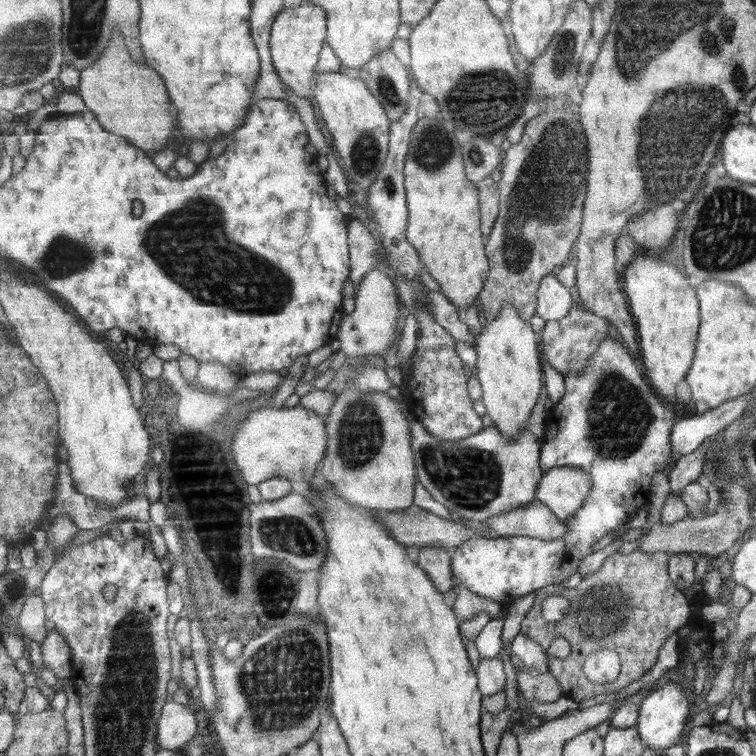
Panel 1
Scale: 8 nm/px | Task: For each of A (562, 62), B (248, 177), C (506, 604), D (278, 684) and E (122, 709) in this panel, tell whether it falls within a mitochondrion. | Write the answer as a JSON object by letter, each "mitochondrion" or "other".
{"A":"mitochondrion","B":"other","C":"other","D":"mitochondrion","E":"mitochondrion"}

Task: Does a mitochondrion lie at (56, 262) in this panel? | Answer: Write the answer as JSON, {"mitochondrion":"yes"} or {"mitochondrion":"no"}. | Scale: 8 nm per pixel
{"mitochondrion":"yes"}

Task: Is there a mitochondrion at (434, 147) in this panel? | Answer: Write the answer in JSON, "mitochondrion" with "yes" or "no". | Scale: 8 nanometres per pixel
{"mitochondrion":"yes"}

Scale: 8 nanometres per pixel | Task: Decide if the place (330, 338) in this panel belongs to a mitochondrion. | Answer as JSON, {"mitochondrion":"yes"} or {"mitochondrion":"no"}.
{"mitochondrion":"no"}

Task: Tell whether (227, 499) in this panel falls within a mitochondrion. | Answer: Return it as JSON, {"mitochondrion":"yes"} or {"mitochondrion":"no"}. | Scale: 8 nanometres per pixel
{"mitochondrion":"no"}

